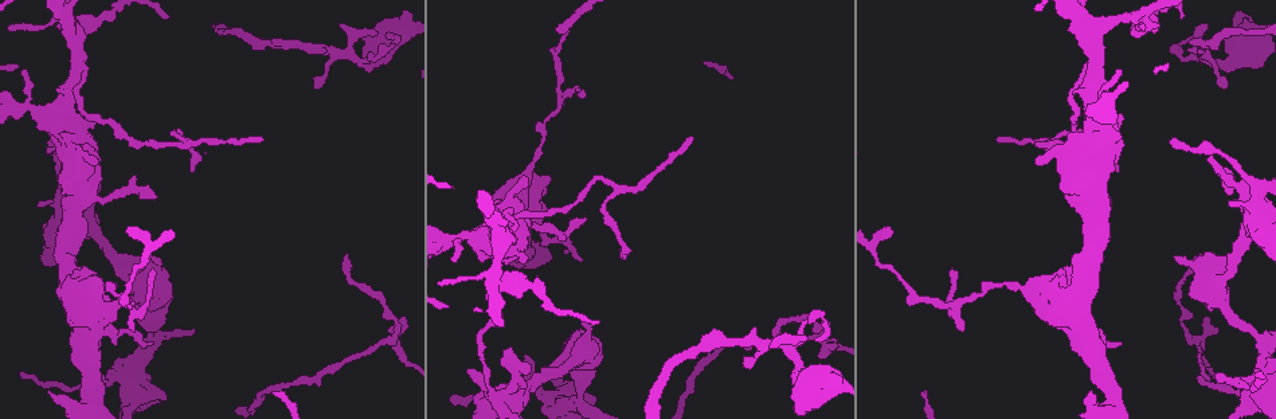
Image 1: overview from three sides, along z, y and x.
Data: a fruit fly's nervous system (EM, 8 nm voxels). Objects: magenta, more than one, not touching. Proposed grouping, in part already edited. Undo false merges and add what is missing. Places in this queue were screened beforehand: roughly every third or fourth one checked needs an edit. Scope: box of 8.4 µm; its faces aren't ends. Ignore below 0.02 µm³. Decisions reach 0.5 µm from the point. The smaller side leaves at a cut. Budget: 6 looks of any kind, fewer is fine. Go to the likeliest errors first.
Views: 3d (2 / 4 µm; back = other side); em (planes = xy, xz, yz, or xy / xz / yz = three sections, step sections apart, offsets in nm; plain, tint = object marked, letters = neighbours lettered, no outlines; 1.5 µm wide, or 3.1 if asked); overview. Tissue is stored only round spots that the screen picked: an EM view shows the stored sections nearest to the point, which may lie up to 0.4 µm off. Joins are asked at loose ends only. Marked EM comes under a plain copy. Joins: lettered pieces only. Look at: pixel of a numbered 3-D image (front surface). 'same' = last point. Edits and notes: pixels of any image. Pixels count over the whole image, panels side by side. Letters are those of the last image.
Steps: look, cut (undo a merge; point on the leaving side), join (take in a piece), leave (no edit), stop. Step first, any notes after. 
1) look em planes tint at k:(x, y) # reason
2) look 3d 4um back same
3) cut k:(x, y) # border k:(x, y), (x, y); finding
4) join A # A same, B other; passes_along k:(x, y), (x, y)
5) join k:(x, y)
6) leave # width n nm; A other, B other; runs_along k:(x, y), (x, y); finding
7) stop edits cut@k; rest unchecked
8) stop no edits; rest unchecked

look em xy step 8 tint at 1:(1200, 252) # free end

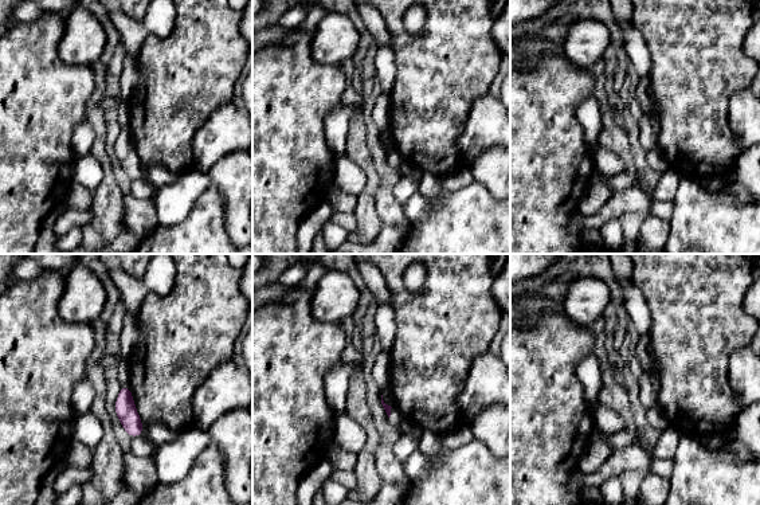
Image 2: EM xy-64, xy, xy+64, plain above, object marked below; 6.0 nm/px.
look em planes letters same # cut it another way

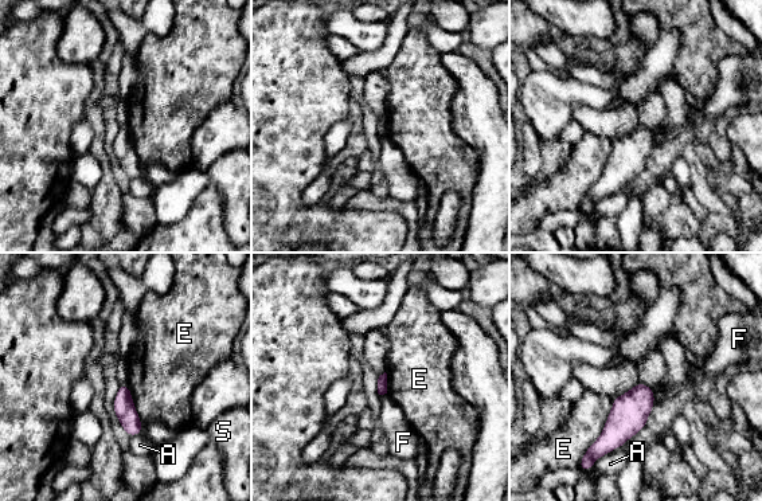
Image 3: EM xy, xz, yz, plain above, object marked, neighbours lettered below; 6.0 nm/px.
leave # A other, E other, F other, S other; border 3:(613, 400), (602, 433), (582, 456); none of them fits

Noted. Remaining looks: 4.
look em yz step 4 letters at 1:(890, 230) # an open end

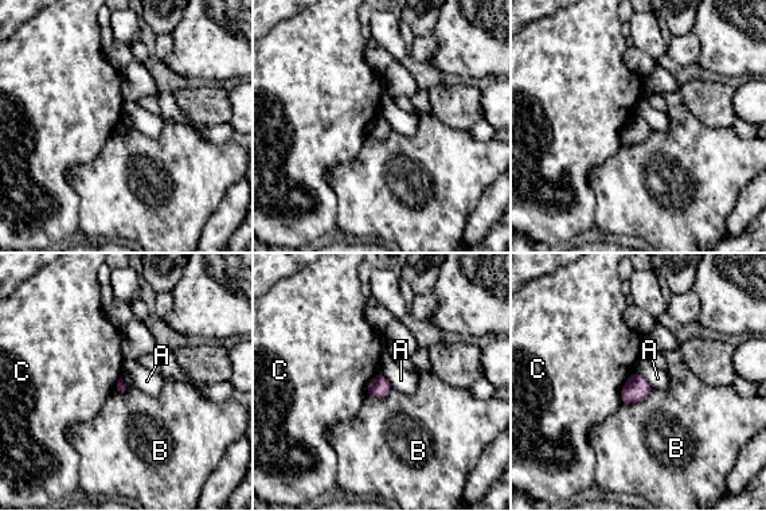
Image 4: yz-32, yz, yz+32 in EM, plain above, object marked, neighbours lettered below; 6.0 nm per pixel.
look em planes letters same # cut it another way

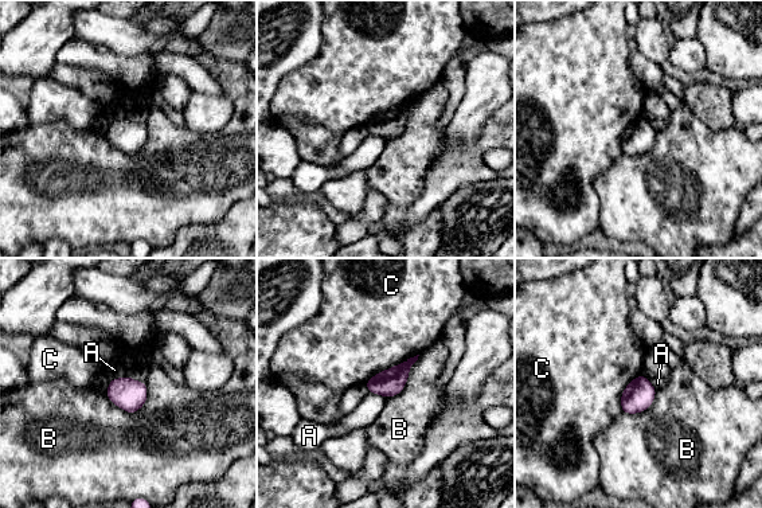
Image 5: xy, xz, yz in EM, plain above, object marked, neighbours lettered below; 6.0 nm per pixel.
leave # longest_contact C 380 nm; A other, B other, C other; border 5:(368, 391), (386, 398); no lettered piece goes on from it

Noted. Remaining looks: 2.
stop no edits; rest unchecked

